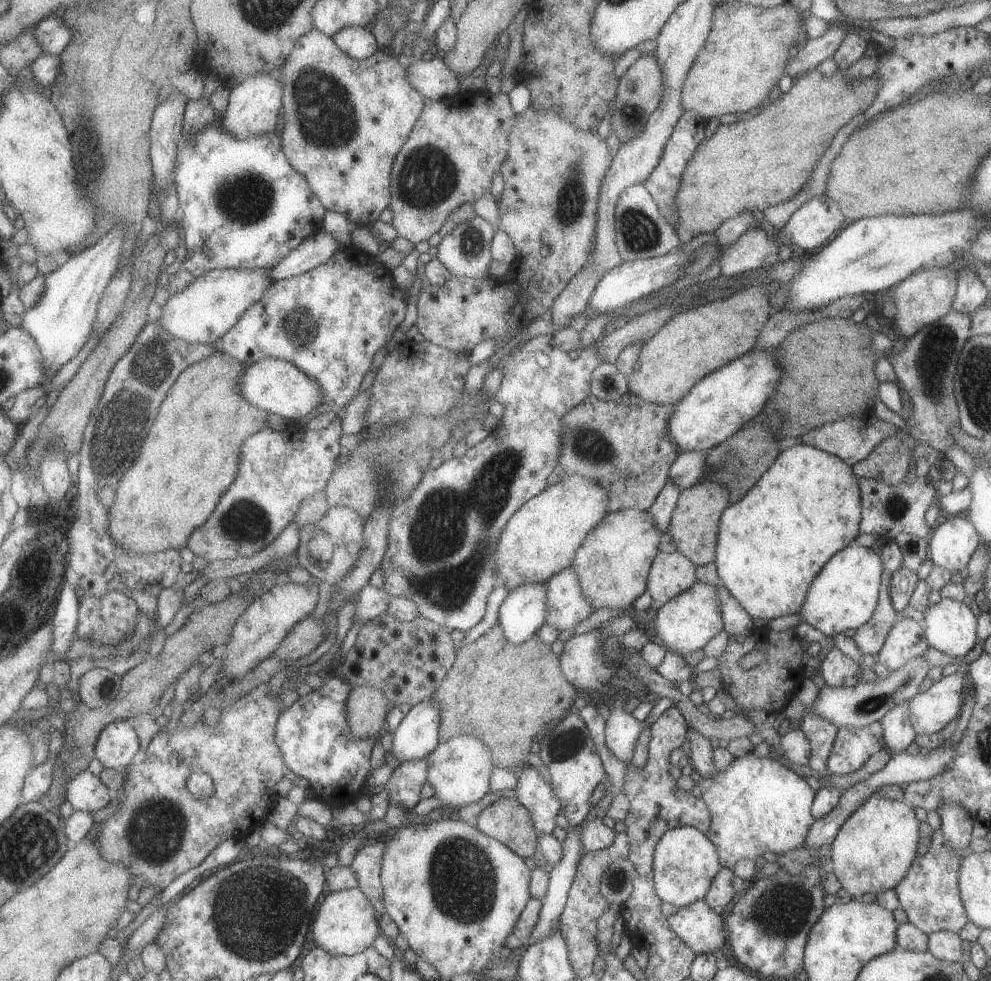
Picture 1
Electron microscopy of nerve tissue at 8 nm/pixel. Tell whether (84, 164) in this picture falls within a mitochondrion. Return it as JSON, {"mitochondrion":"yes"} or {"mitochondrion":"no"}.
{"mitochondrion":"yes"}

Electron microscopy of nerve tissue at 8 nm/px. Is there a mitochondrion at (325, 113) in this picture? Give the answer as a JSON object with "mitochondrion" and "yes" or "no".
{"mitochondrion":"yes"}

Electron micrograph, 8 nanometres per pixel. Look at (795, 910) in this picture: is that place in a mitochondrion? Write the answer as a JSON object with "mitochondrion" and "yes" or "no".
{"mitochondrion":"yes"}

